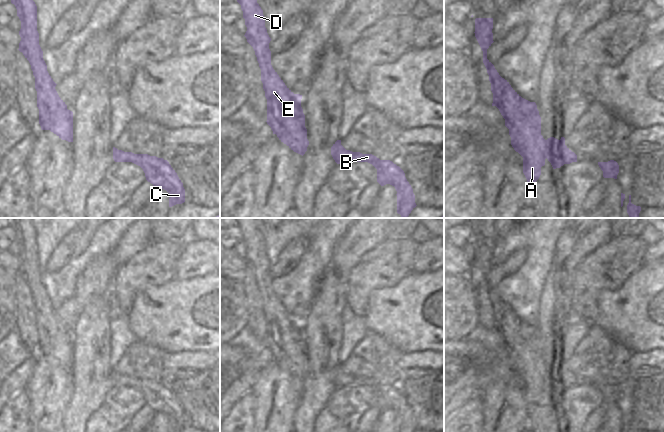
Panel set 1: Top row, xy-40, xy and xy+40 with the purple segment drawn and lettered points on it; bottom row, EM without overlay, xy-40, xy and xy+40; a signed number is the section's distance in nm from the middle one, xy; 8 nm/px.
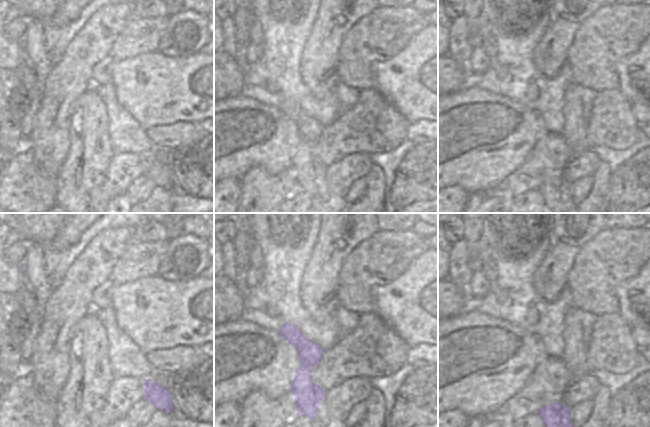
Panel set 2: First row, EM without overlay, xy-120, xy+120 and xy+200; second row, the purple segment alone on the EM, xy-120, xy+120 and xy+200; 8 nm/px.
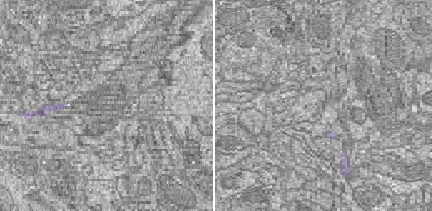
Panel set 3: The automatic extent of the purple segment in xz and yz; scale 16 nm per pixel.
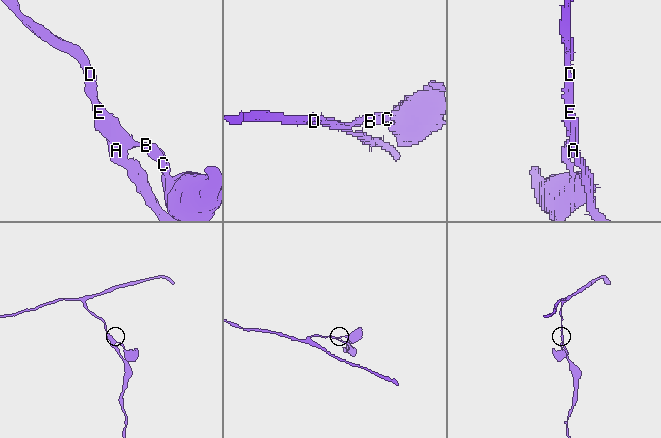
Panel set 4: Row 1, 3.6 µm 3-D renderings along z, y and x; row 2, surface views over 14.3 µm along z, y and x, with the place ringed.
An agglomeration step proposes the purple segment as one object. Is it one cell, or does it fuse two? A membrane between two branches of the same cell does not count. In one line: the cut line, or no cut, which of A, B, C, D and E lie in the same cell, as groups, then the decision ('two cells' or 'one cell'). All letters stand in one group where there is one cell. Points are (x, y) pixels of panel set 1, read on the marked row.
no cut; A B C D E; one cell

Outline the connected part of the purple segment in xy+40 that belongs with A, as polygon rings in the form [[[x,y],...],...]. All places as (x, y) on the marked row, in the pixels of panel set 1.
[[[493,18],[475,19],[475,37],[483,51],[483,63],[489,75],[491,91],[493,93],[492,106],[496,106],[503,118],[505,126],[509,129],[511,145],[516,152],[523,157],[523,173],[527,179],[527,184],[536,182],[541,175],[541,167],[545,165],[545,159],[551,163],[553,169],[560,168],[564,164],[577,162],[577,155],[565,145],[565,138],[560,140],[550,137],[547,140],[541,135],[541,117],[535,102],[530,102],[522,98],[509,84],[502,78],[494,65],[487,59],[487,49],[493,41]]]

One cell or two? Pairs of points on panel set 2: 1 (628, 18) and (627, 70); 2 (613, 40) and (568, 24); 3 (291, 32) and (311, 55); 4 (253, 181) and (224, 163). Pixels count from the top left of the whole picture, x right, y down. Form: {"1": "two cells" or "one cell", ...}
{"1": "two cells", "2": "two cells", "3": "two cells", "4": "two cells"}

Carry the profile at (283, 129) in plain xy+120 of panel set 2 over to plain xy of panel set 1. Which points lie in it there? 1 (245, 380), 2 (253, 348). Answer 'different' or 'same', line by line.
1: different
2: different

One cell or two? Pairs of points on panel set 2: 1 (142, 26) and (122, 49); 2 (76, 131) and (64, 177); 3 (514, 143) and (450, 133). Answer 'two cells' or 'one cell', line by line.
1: one cell
2: one cell
3: one cell

